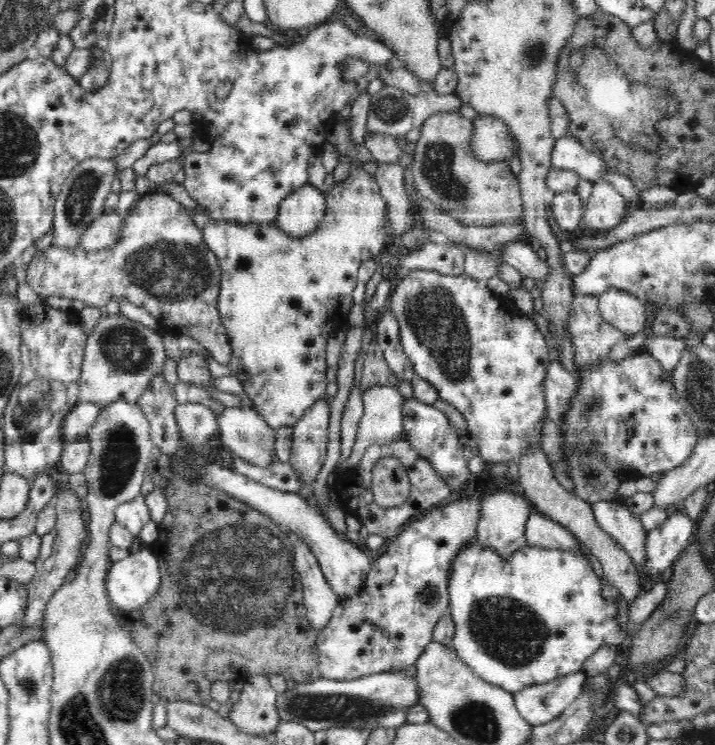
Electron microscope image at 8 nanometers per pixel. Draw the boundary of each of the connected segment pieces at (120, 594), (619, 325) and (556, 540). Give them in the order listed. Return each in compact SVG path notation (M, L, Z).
M146 544L137 552L128 553L128 556L116 562L111 561L105 576L105 587L109 600L119 611L132 611L142 608L150 600L158 588L162 586L162 570L159 568L159 557Z
M608 290L598 297L602 318L621 334L633 335L642 329L646 320L646 308L636 296L622 290Z
M538 512L530 514L527 518L525 540L527 545L541 549L582 549L582 543L568 529Z

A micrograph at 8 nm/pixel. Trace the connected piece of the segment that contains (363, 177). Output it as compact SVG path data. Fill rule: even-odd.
M362 165L351 166L350 174L344 182L334 182L334 186L330 188L330 192L326 192L326 214L320 221L318 228L311 232L310 235L296 239L290 235L280 231L280 227L276 227L276 223L268 223L267 226L240 226L240 223L232 222L212 222L210 219L202 230L204 235L204 243L208 245L208 250L216 255L221 269L221 284L219 290L218 310L222 325L229 336L229 341L232 347L232 356L229 360L232 374L242 383L245 393L252 400L254 409L259 413L268 425L278 429L281 426L292 426L316 404L320 398L325 396L327 384L327 362L326 362L326 347L330 334L346 329L348 327L348 316L350 316L350 308L355 303L352 298L354 287L358 282L357 275L360 266L367 260L375 259L376 256L388 243L386 229L388 228L387 220L387 205L384 198L380 195L379 185L375 180L375 176L368 174L363 170Z

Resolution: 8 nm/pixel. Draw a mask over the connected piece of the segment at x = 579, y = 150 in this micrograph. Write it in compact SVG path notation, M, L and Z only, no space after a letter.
M575 137L556 140L551 153L553 168L576 172L582 179L596 182L609 174L609 167L596 152L589 152Z

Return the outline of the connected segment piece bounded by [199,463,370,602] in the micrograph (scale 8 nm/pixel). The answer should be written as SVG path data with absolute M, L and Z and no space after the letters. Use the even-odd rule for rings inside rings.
M207 463L200 467L200 476L206 484L219 488L220 492L234 499L241 500L249 507L267 514L276 524L283 528L289 528L310 545L310 551L314 553L320 565L321 571L330 584L338 602L344 602L348 597L354 596L363 587L366 575L370 572L370 560L364 549L360 549L359 543L353 543L346 537L335 532L325 513L316 506L311 506L299 493L282 492L264 486L240 473L229 466L220 466L216 463Z

